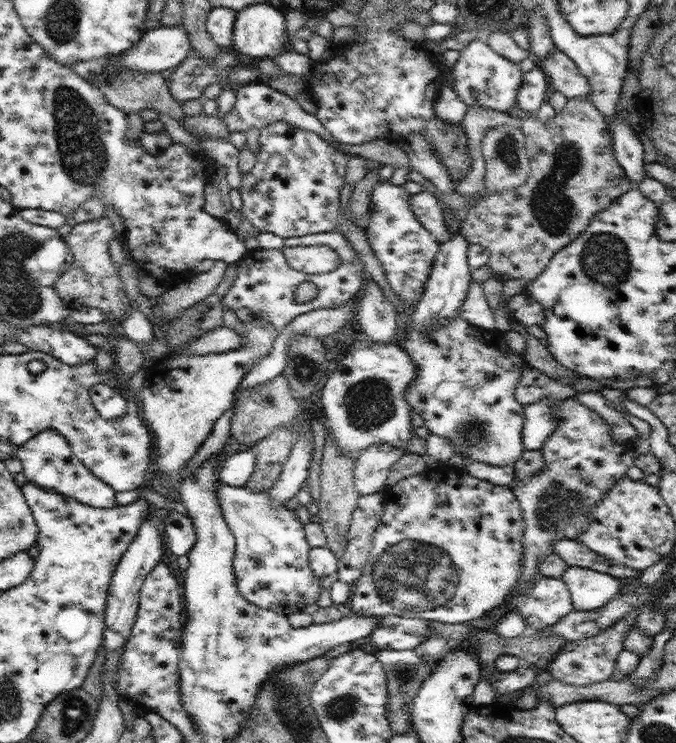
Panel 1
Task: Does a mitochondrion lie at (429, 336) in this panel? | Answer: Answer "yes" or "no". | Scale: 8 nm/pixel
no

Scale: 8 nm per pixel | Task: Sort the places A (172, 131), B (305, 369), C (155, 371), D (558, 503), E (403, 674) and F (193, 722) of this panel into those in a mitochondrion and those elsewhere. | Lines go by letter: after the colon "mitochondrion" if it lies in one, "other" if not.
A: other
B: mitochondrion
C: other
D: mitochondrion
E: mitochondrion
F: other

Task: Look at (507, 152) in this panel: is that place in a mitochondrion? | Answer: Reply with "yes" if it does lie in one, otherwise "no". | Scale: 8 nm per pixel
yes

